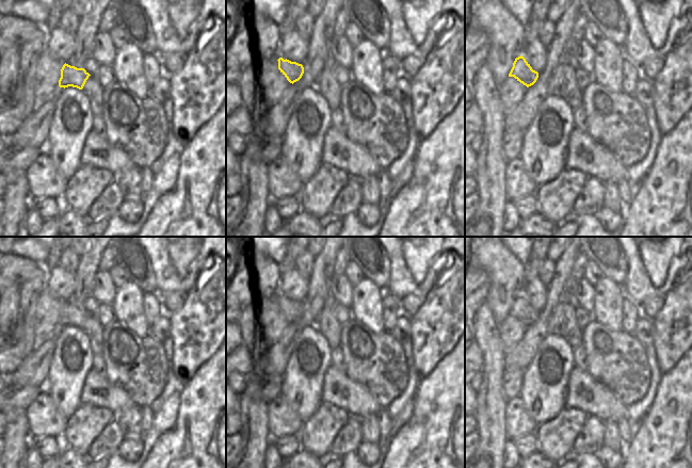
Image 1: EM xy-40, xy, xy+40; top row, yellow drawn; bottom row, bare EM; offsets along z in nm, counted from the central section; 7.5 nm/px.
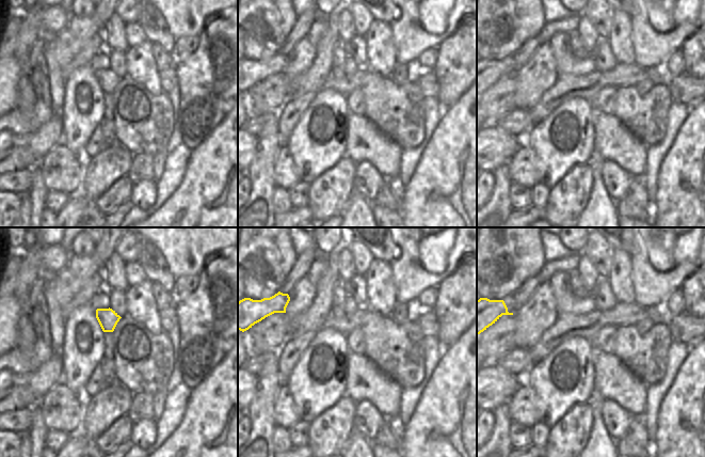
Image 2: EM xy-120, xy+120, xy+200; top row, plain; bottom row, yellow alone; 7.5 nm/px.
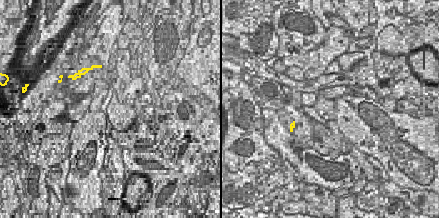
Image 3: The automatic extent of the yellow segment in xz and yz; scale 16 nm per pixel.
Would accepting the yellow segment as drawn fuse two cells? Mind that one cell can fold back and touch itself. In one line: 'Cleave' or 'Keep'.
Keep

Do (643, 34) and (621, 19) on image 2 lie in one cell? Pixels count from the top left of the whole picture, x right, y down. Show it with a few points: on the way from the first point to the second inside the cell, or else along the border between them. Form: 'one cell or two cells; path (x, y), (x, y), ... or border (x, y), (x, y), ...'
two cells; border (629, 15), (630, 42), (634, 50)

